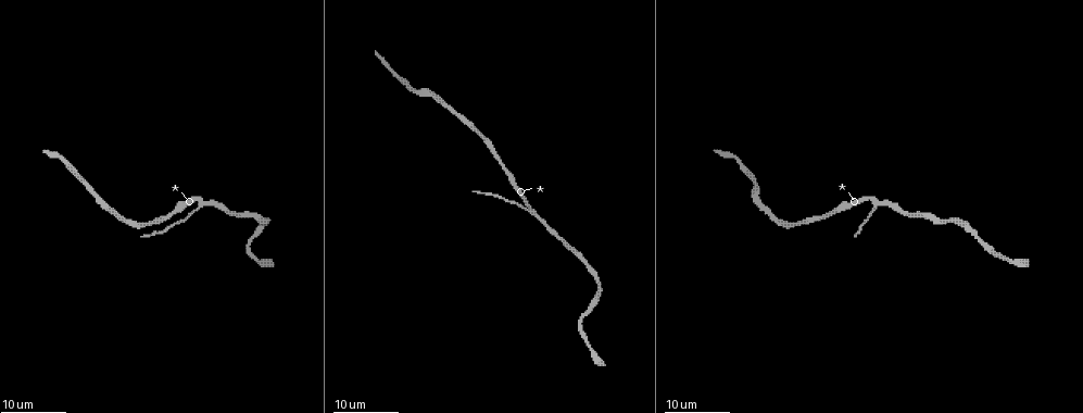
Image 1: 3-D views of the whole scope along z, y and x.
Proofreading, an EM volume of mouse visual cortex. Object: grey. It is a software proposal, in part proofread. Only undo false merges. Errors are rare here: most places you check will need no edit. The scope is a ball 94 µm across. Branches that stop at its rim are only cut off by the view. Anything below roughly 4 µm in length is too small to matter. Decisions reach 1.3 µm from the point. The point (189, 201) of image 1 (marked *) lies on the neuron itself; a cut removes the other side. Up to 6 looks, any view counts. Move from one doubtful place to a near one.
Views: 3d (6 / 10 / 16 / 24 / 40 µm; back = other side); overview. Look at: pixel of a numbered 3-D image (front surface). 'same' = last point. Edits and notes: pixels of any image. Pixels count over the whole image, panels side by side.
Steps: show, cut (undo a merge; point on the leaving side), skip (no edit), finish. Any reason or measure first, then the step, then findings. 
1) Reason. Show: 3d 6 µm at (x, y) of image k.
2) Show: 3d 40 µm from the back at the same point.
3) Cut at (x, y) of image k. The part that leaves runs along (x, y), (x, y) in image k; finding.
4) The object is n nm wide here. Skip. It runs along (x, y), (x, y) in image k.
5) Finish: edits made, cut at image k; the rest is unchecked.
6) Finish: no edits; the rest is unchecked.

Thick turns thin. Show: 3d 24 µm at (88, 188) of image 1.

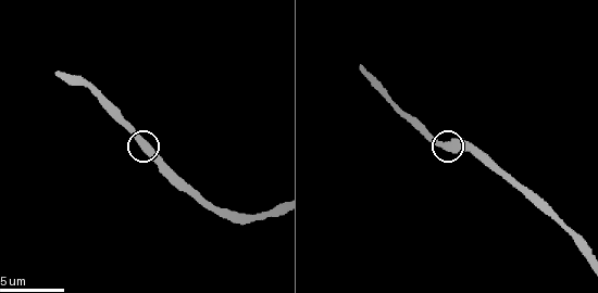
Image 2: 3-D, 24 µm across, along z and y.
Show: 3d 6 µm at (148, 145) of image 2.

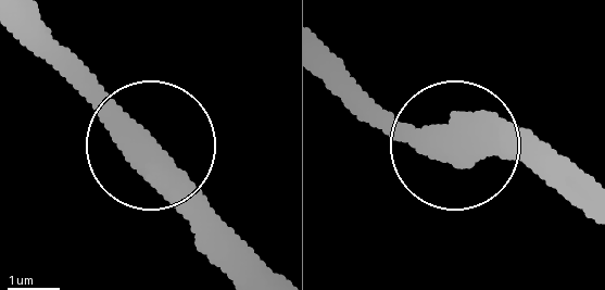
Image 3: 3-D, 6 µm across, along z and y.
The object is 500 nm wide here. Skip. All the same neuron.

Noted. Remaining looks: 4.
Three arms meet. Show: 3d 16 µm at (874, 205) of image 1.

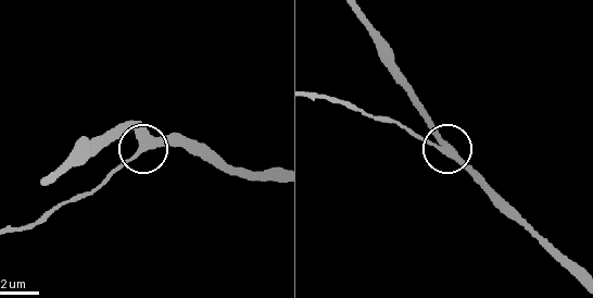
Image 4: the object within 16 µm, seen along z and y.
Show: 3d 6 µm at (141, 149) of image 4.

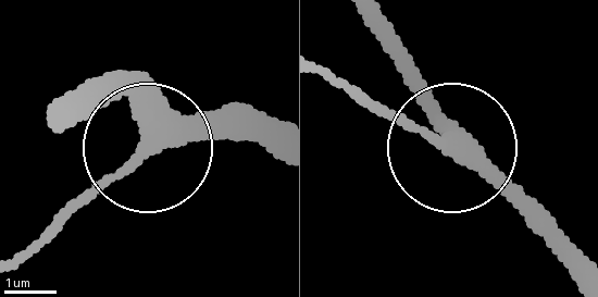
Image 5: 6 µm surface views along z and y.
The side arm is 12 µm long. Skip. Continuous, no second neuron.

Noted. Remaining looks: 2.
Thick turns thin. Show: 3d 24 µm at (975, 232) of image 1.

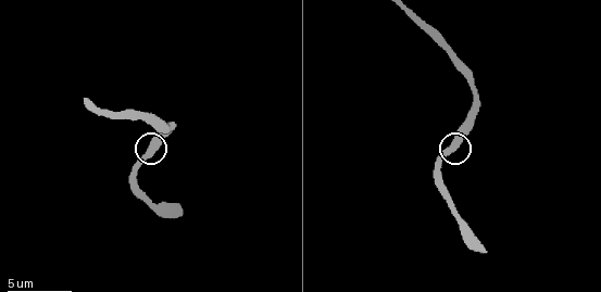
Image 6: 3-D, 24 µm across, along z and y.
Zoom in. Show: 3d 10 µm at (150, 150) of image 6.

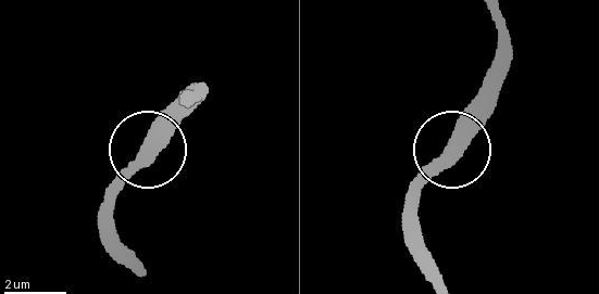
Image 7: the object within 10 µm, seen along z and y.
The object is 450 nm wide here. Skip. It runs along (493, 17), (496, 102), (407, 201) in image 7; all the same neuron.

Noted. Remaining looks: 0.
Finish: no edits; the rest is unchecked.

